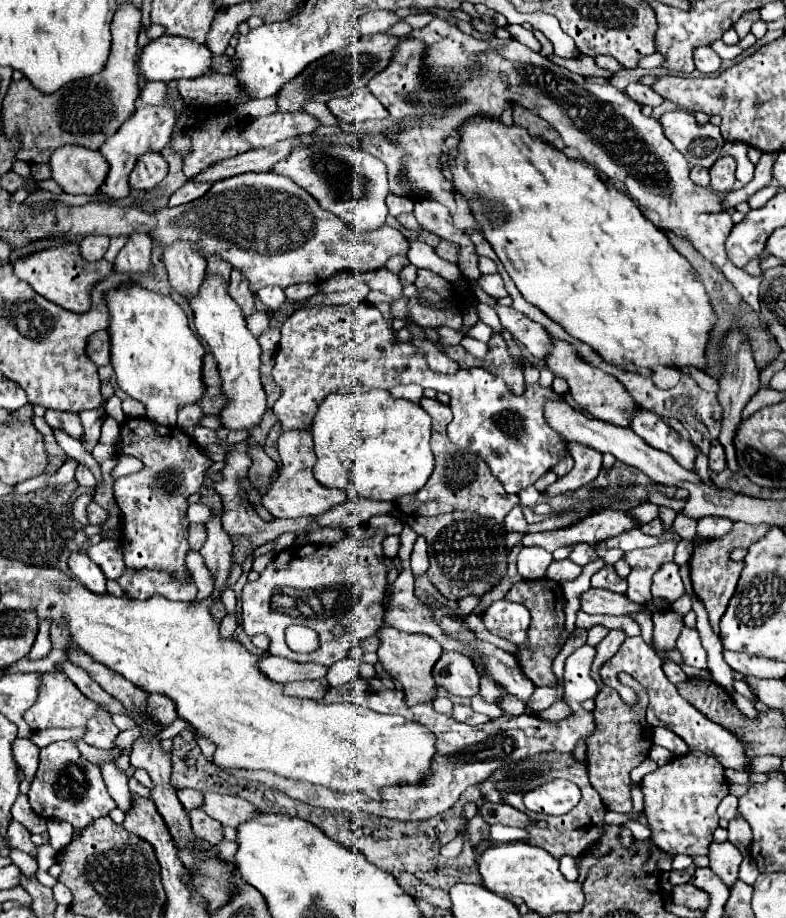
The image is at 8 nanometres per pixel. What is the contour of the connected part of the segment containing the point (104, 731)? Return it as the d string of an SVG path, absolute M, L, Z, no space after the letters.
M100 706L100 712L92 720L88 720L88 728L86 728L82 740L96 748L112 748L118 732L120 730L114 726L110 712L104 706Z

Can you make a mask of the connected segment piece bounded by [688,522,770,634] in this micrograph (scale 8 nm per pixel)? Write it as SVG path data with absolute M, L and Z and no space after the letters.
M734 522L732 530L720 538L712 538L712 540L702 540L696 542L694 550L692 550L692 558L688 560L690 564L690 578L692 578L692 588L696 592L696 596L702 600L702 604L706 606L708 614L710 614L710 624L714 628L714 632L718 634L718 622L728 606L728 600L732 598L738 578L742 574L744 562L734 562L730 560L730 552L734 548L748 548L750 544L754 544L756 540L760 540L766 532L770 530L770 524L744 524L744 522Z

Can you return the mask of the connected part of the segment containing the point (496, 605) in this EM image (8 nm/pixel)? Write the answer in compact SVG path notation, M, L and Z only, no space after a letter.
M508 600L492 602L482 612L482 620L484 620L486 628L496 636L506 638L514 644L526 642L526 630L530 624L530 614L522 604L514 604Z

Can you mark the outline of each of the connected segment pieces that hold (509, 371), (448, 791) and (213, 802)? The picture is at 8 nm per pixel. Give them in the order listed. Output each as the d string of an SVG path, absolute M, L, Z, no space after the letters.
M492 332L488 346L490 346L490 352L488 352L486 358L474 358L474 356L470 356L468 352L462 352L462 350L458 348L458 350L454 350L454 352L458 352L456 362L460 364L460 368L480 366L480 368L484 368L484 370L488 370L488 372L494 372L496 376L500 376L500 378L506 380L506 384L510 386L510 390L512 390L514 394L522 394L522 392L524 392L524 376L522 376L522 370L518 370L518 368L514 366L502 334Z
M580 646L566 660L566 668L564 668L566 694L564 694L564 698L566 698L568 706L572 708L572 714L558 722L542 720L538 714L520 714L520 716L502 716L498 720L490 720L480 726L470 726L470 724L456 722L454 718L450 718L446 714L436 712L432 708L432 702L422 702L422 704L410 706L406 702L406 694L402 692L402 688L388 690L382 686L382 682L378 678L368 682L362 676L358 676L352 684L346 684L340 688L330 688L326 692L326 696L322 698L322 702L326 702L326 704L352 700L358 706L364 706L364 708L370 708L370 710L376 710L382 714L400 714L408 720L416 720L418 724L432 730L432 734L436 736L438 754L436 754L436 764L432 764L434 774L430 776L430 780L426 780L424 784L418 784L418 786L402 784L402 786L384 788L382 800L378 800L378 802L364 800L362 796L346 796L342 792L334 792L324 786L312 786L308 782L284 780L282 776L272 776L270 772L248 772L248 770L226 770L226 772L232 772L234 776L242 776L246 780L256 780L256 782L268 784L272 788L280 788L288 796L292 796L300 802L312 804L312 806L320 806L320 808L330 808L330 810L344 808L344 810L350 810L352 814L354 812L370 812L370 814L386 816L386 818L394 818L394 820L428 820L428 818L452 808L456 804L458 796L470 784L478 784L478 782L490 778L502 766L508 766L512 762L520 762L530 756L544 754L544 752L574 754L578 742L588 740L596 730L592 712L586 712L582 708L582 702L588 698L594 698L594 694L598 692L598 684L592 678L592 670L590 670L594 656L596 656L596 650L592 646Z
M204 794L204 802L200 808L210 818L232 828L236 828L256 812L256 808L248 800L228 796L228 794Z

